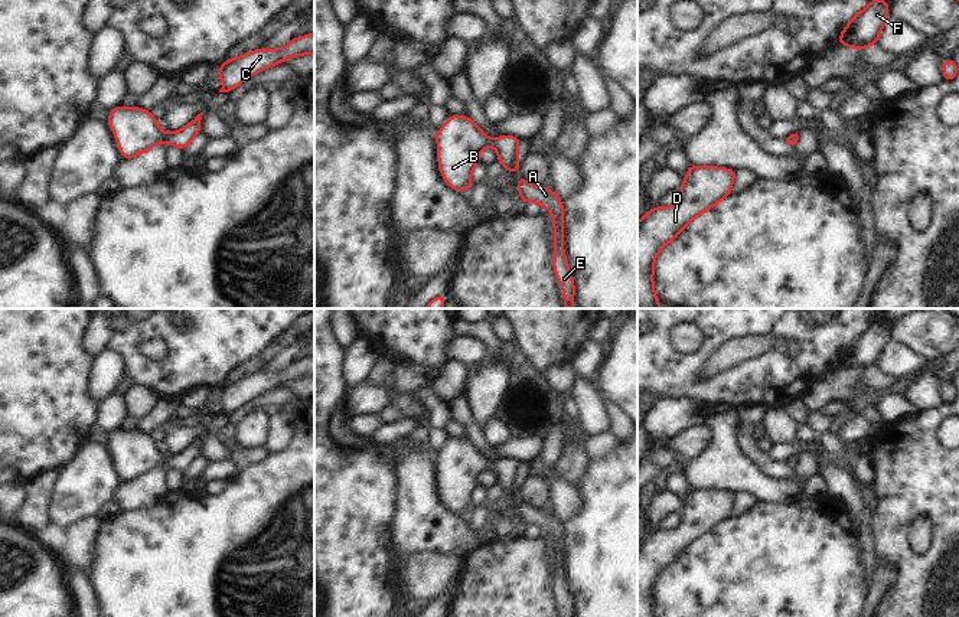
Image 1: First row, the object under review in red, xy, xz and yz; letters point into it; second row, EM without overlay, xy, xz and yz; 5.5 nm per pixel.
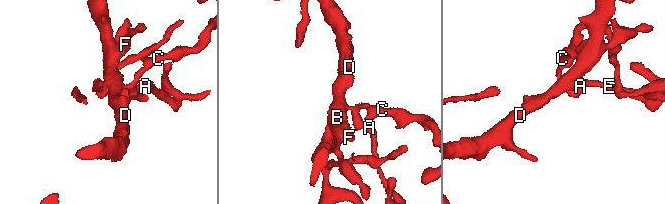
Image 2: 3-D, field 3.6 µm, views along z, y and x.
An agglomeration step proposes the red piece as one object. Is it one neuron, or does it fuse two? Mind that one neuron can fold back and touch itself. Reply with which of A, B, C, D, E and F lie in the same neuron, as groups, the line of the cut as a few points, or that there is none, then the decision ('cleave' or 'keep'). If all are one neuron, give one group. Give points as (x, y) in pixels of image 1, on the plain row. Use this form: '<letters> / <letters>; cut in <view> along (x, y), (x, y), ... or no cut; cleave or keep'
A B C D E F; no cut; keep

